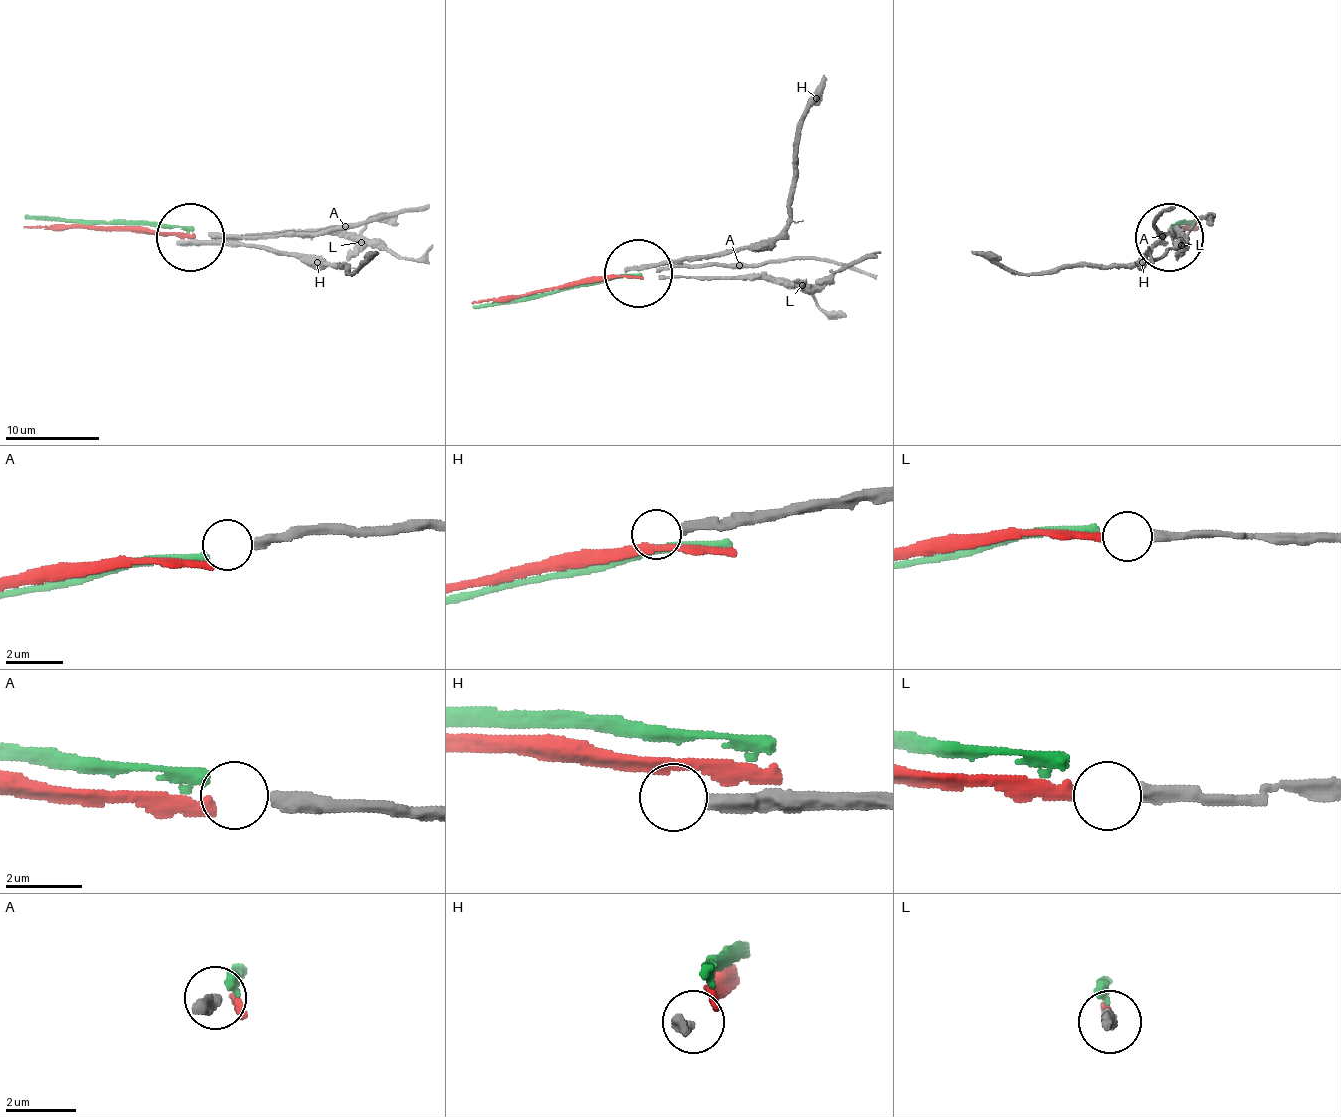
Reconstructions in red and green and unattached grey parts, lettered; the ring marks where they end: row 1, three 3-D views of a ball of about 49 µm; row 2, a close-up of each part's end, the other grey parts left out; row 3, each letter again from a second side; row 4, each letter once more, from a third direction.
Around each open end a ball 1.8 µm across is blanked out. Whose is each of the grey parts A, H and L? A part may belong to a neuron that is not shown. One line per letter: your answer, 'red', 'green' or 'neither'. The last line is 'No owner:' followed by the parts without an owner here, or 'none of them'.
A: green
H: neither
L: red
No owner: H

